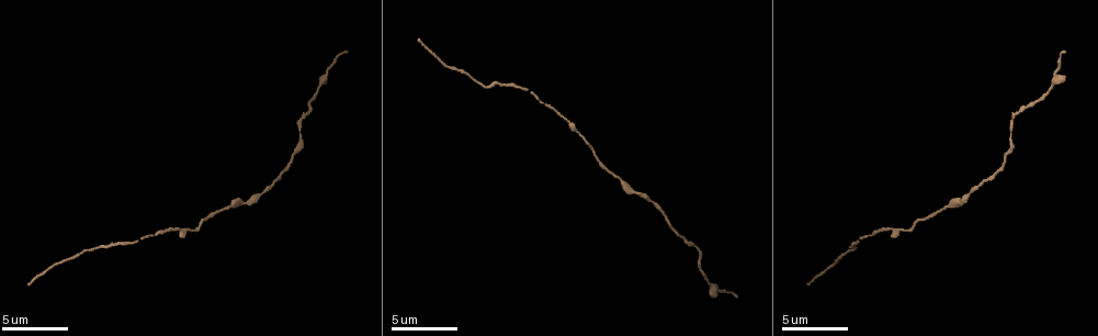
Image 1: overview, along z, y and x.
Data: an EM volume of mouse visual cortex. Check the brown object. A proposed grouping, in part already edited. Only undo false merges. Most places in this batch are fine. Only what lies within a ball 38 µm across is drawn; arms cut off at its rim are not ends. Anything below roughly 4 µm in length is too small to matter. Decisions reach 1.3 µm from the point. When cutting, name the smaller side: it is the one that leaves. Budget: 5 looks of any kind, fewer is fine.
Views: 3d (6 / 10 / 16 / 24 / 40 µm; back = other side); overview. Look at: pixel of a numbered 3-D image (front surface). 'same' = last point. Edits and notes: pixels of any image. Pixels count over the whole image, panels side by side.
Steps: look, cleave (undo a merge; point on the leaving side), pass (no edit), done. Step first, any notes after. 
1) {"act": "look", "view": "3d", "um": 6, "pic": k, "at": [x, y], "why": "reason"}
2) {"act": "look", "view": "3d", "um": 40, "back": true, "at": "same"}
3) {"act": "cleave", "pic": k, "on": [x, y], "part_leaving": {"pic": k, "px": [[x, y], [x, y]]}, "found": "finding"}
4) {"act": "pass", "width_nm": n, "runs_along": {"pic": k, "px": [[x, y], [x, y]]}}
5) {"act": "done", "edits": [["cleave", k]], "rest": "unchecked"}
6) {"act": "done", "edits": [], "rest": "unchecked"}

{"act": "look", "view": "3d", "um": 6, "pic": 1, "at": [493, 83], "why": "thick turns thin"}

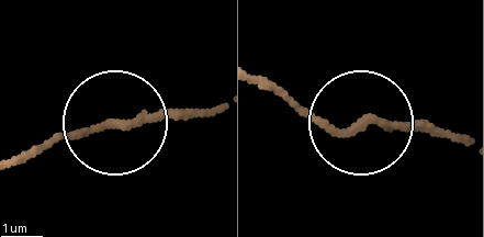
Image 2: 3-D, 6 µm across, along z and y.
{"act": "look", "view": "3d", "um": 6, "back": true, "pic": 2, "at": [116, 122]}

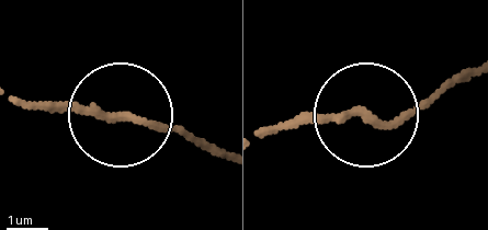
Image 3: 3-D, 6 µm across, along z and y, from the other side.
{"act": "pass", "runs_along": {"pic": 3, "px": [[16, 101], [173, 126], [215, 153]]}, "found": "one neuron here"}

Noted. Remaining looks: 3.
{"act": "look", "view": "3d", "um": 10, "pic": 1, "at": [172, 230], "why": "thick turns thin"}

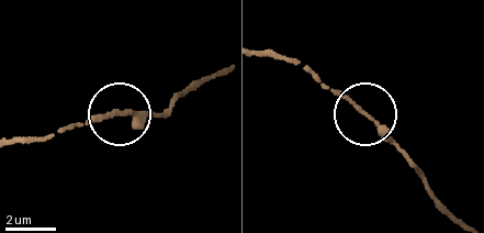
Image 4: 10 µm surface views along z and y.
{"act": "look", "view": "3d", "um": 10, "back": true, "pic": 4, "at": [364, 112]}

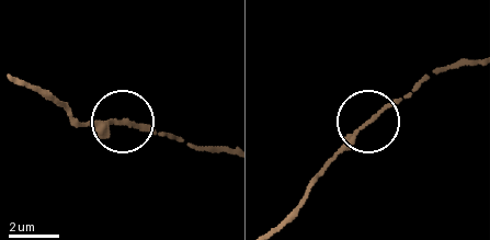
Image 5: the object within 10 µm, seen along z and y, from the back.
{"act": "pass", "width_nm": 160, "found": "continuous, no second neuron"}

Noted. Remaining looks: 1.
{"act": "look", "view": "3d", "um": 16, "pic": 1, "at": [940, 211]}

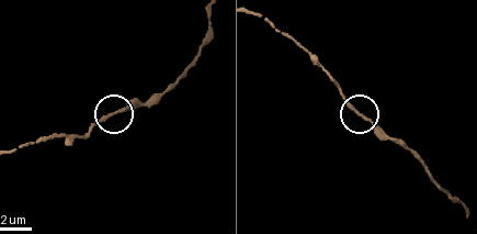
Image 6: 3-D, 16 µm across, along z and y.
{"act": "pass", "found": "one neuron here"}

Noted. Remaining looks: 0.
{"act": "done", "edits": [], "rest": "unchecked"}

